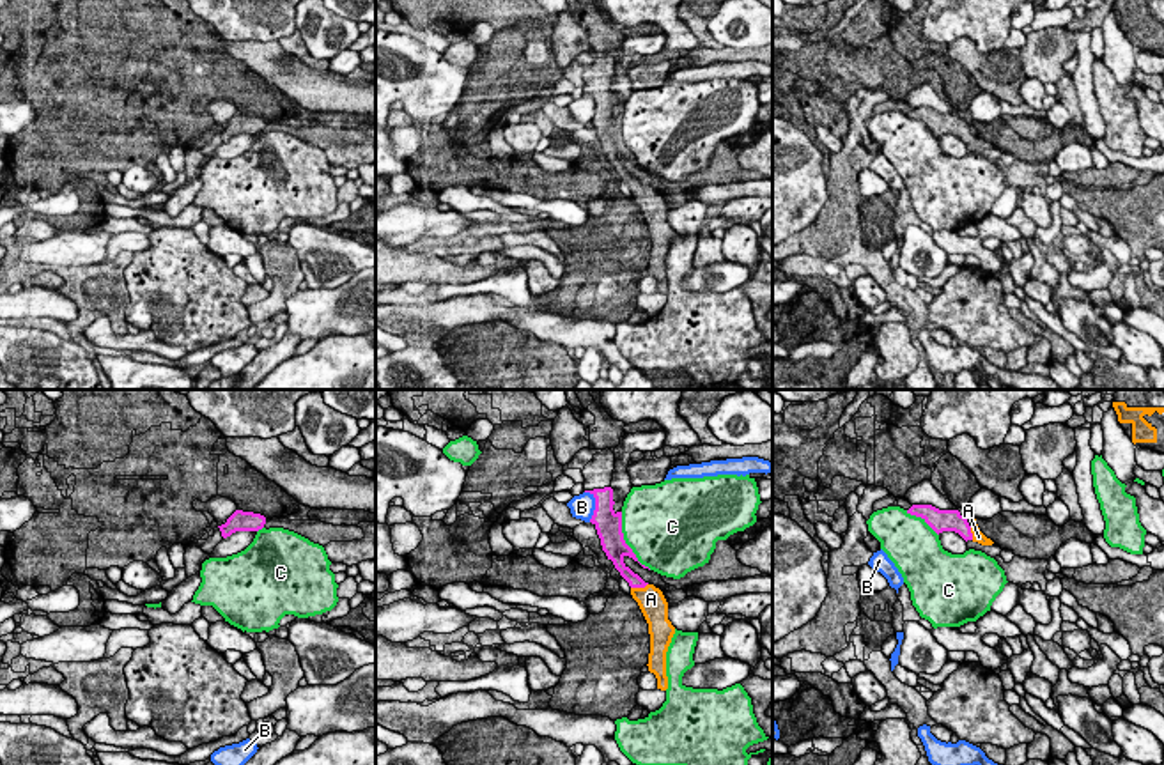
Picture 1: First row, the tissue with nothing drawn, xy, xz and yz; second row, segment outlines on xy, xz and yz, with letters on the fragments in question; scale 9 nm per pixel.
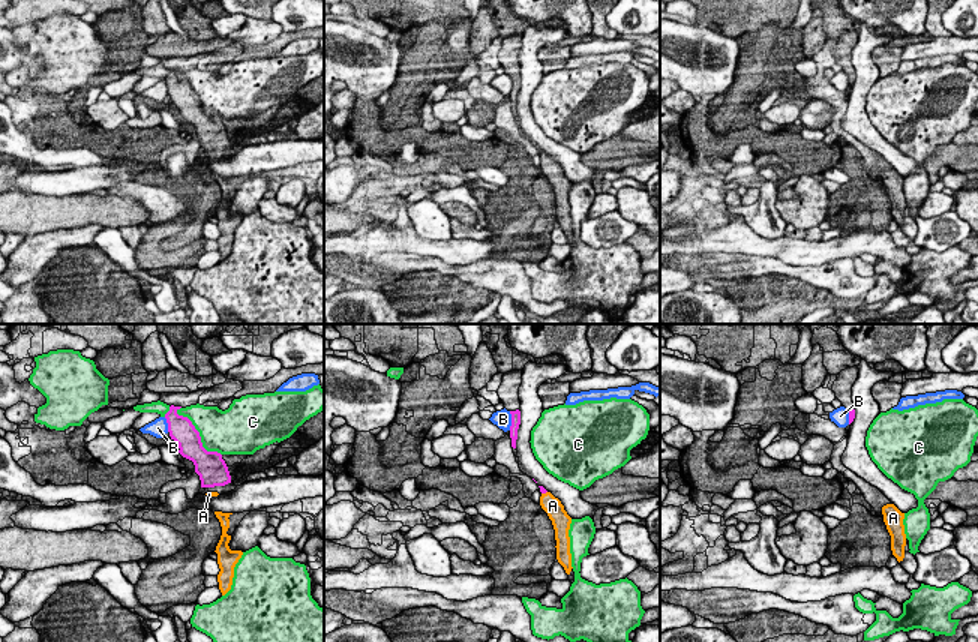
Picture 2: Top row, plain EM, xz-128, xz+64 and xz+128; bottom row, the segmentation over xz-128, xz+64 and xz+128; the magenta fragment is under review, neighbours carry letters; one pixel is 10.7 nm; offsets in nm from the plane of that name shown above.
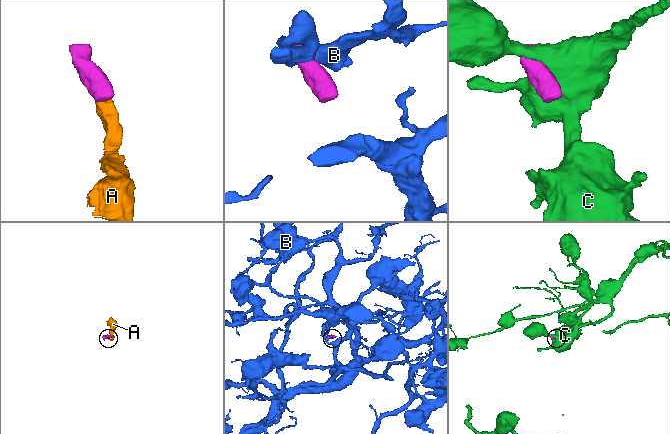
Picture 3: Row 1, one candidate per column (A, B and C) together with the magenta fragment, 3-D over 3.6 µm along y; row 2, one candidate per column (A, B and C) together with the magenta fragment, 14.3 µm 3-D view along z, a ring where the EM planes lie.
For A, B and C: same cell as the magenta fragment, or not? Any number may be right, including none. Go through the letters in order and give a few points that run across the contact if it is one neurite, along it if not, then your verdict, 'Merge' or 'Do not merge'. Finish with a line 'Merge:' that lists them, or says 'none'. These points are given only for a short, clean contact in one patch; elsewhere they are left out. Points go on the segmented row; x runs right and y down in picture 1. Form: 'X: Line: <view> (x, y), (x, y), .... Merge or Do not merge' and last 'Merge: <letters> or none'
A: Line: xz (635, 581), (638, 587), (651, 599). Merge
B: Line: xz (585, 491), (594, 498), (594, 514), (589, 521). Do not merge
C: Do not merge
Merge: A

